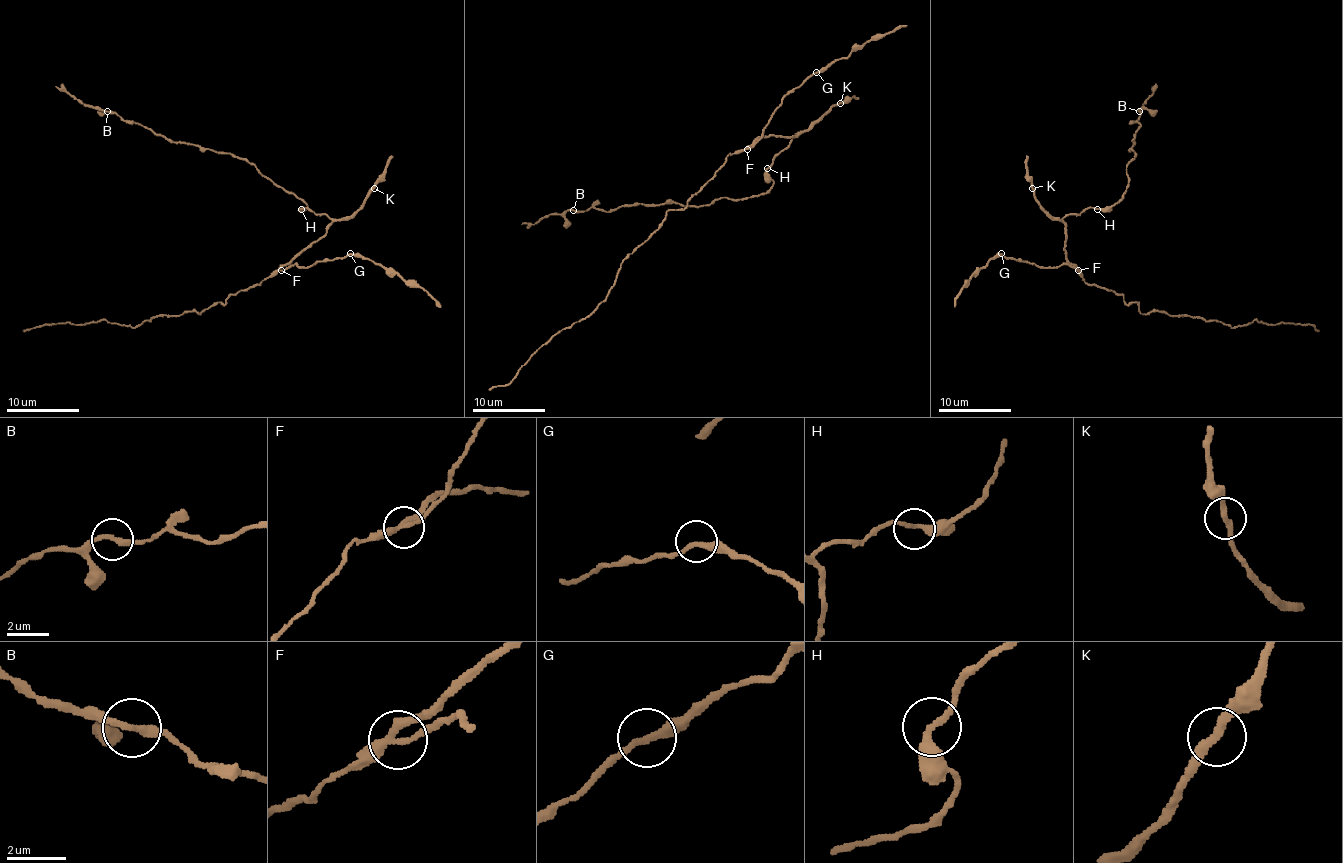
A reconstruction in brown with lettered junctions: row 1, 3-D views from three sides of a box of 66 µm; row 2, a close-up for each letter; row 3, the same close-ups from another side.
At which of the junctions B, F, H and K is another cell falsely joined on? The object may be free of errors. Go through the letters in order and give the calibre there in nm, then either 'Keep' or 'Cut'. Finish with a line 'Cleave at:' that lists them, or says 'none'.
B: Thickness 240 nm. Keep
F: Thickness 280 nm. Cut
H: Thickness 260 nm. Keep
K: Thickness 280 nm. Keep
Cleave at: F

